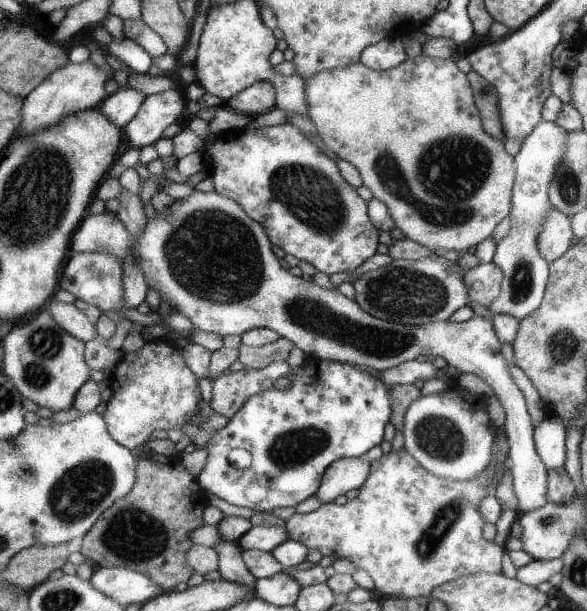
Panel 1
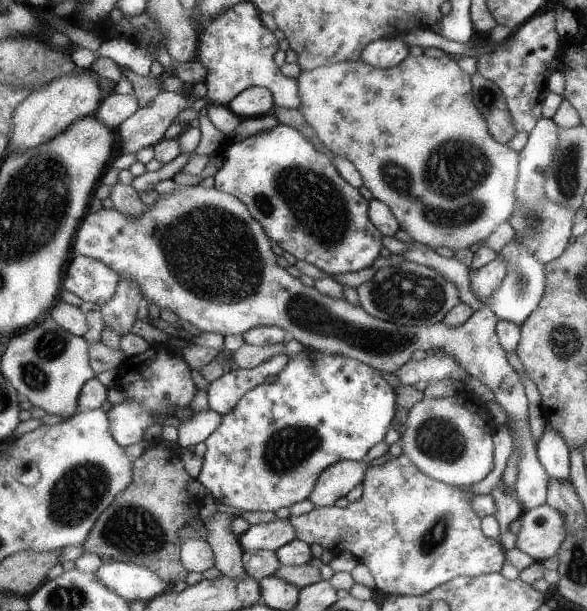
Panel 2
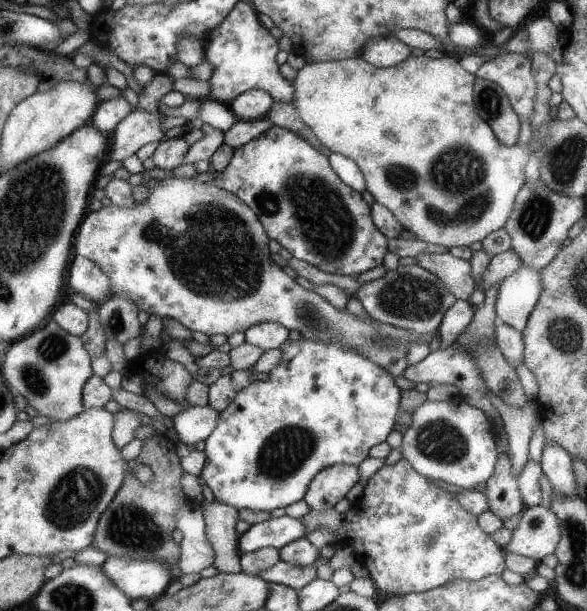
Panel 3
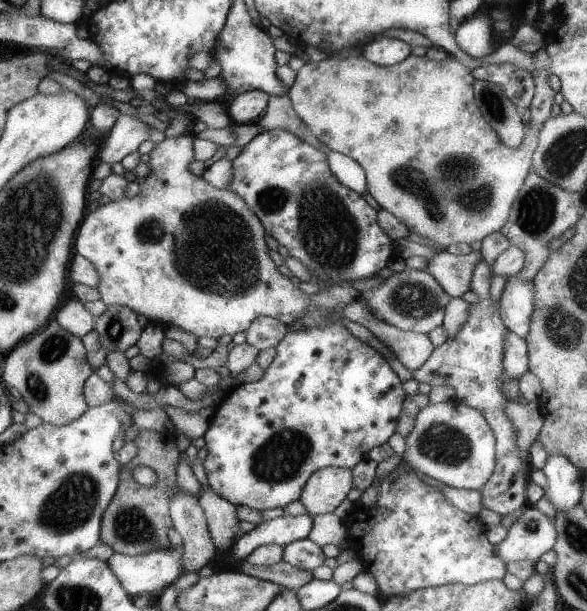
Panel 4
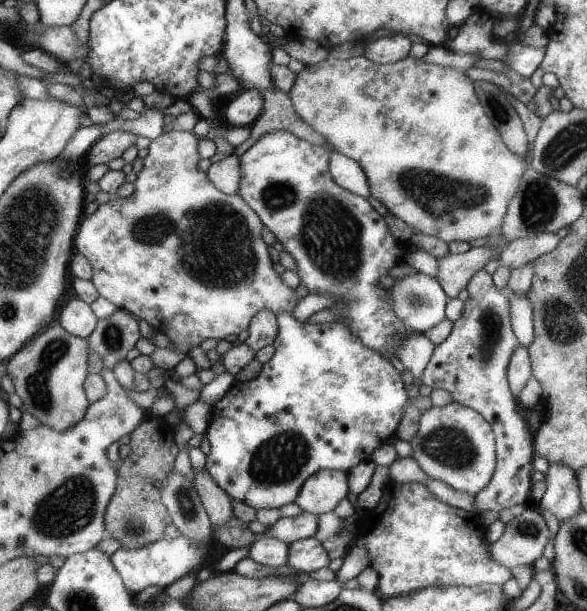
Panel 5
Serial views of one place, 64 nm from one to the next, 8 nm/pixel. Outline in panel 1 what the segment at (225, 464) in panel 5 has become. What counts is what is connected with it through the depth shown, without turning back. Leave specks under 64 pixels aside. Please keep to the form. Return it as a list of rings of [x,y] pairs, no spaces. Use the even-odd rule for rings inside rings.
[[[306,357],[301,368],[295,368],[291,371],[287,369],[285,377],[291,383],[287,390],[279,391],[271,388],[250,396],[250,398],[241,405],[241,408],[239,408],[232,417],[228,418],[228,423],[223,428],[211,432],[211,438],[206,444],[207,458],[205,465],[198,474],[200,488],[204,492],[215,494],[217,498],[221,498],[229,504],[245,506],[245,508],[250,508],[257,512],[268,512],[280,506],[295,506],[318,490],[323,471],[325,471],[335,459],[341,457],[361,457],[361,454],[366,453],[369,448],[375,444],[379,444],[382,441],[384,426],[389,422],[392,411],[389,388],[380,380],[375,380],[373,376],[369,376],[367,372],[361,372],[361,370],[357,370],[357,368],[353,368],[353,366],[355,365],[335,361],[324,361],[315,357]]]

